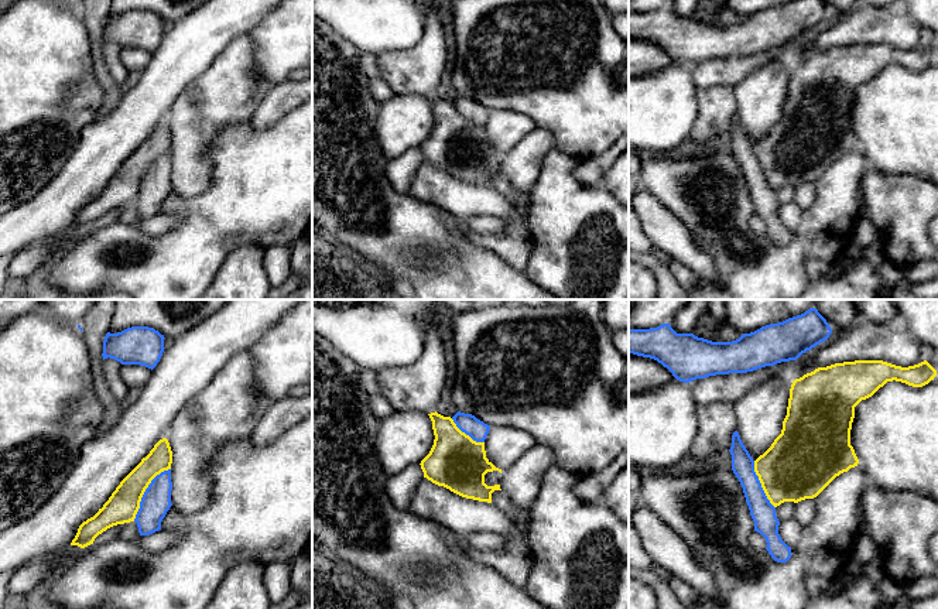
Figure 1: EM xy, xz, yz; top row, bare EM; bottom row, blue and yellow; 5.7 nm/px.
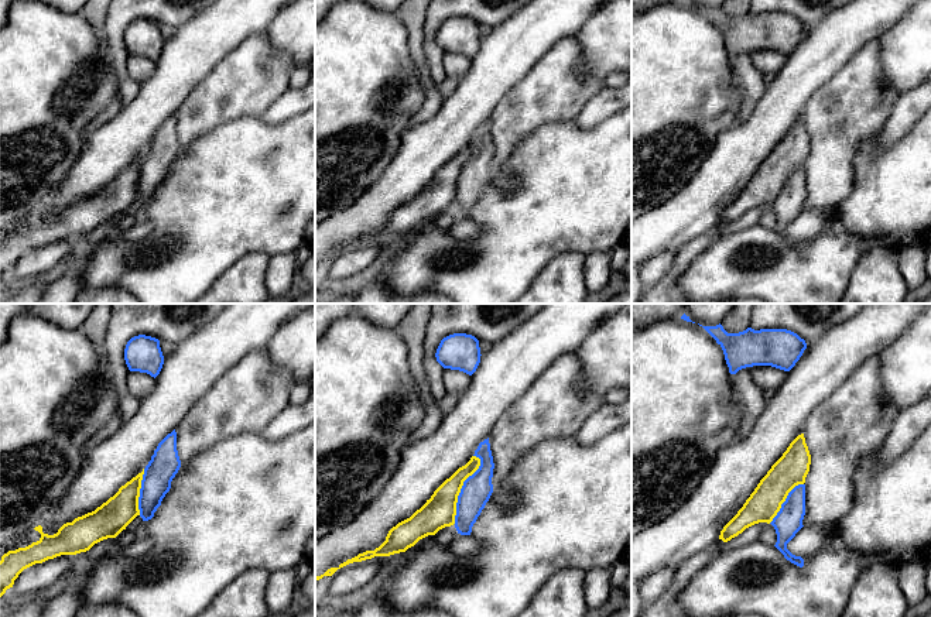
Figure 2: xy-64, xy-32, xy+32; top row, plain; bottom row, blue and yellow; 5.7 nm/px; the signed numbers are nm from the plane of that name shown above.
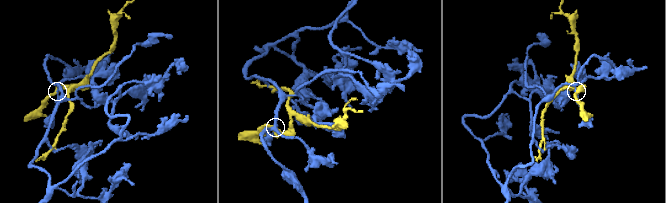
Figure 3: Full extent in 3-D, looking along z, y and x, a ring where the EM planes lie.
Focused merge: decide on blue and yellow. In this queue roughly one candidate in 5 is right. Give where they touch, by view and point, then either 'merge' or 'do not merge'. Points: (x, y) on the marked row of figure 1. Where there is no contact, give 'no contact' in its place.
xy (144, 492) | do not merge

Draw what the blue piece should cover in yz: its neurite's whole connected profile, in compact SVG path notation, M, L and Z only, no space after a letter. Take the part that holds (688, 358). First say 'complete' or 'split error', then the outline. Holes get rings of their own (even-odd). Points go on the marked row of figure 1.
complete; M817 308L778 324L743 333L732 342L712 342L694 333L677 333L670 324L629 329L629 353L650 357L684 383L716 374L747 373L797 360L825 342L832 329Z

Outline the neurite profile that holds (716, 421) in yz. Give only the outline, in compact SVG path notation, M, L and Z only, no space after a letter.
M711 403L696 407L698 432L691 454L706 458L729 451L736 430L736 414L729 403Z

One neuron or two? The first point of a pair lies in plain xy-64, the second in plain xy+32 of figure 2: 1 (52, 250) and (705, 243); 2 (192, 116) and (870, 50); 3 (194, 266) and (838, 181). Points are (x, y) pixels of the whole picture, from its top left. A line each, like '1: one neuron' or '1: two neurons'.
1: two neurons
2: one neuron
3: two neurons

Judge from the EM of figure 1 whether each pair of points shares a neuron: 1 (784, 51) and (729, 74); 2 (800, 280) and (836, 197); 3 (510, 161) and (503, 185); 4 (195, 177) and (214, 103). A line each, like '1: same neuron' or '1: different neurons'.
1: same neuron
2: same neuron
3: different neurons
4: same neuron

